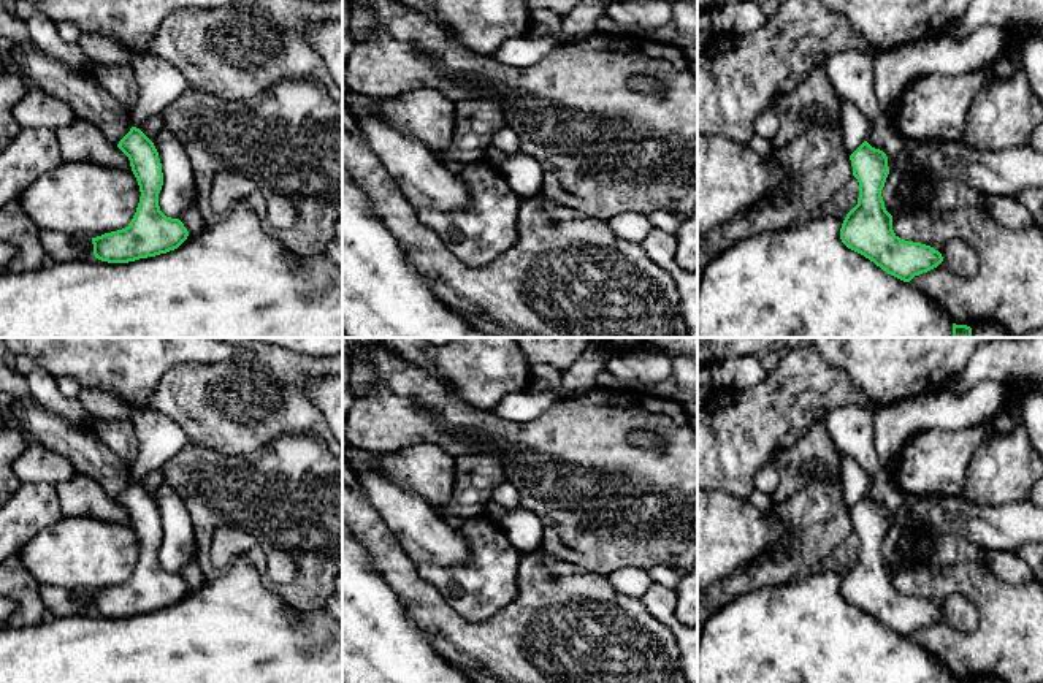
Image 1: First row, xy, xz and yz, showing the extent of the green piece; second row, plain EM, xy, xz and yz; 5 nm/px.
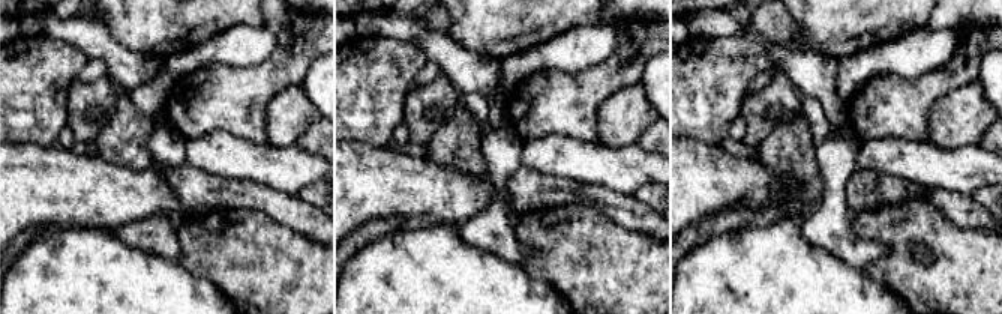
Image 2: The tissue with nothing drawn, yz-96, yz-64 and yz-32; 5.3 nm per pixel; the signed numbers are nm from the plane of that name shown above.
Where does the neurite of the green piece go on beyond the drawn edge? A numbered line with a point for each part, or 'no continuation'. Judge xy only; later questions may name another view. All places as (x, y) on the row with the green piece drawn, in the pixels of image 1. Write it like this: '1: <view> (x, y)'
no continuation

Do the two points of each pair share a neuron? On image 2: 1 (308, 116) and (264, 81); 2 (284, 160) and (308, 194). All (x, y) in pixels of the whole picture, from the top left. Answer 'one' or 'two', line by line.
1: two
2: two

